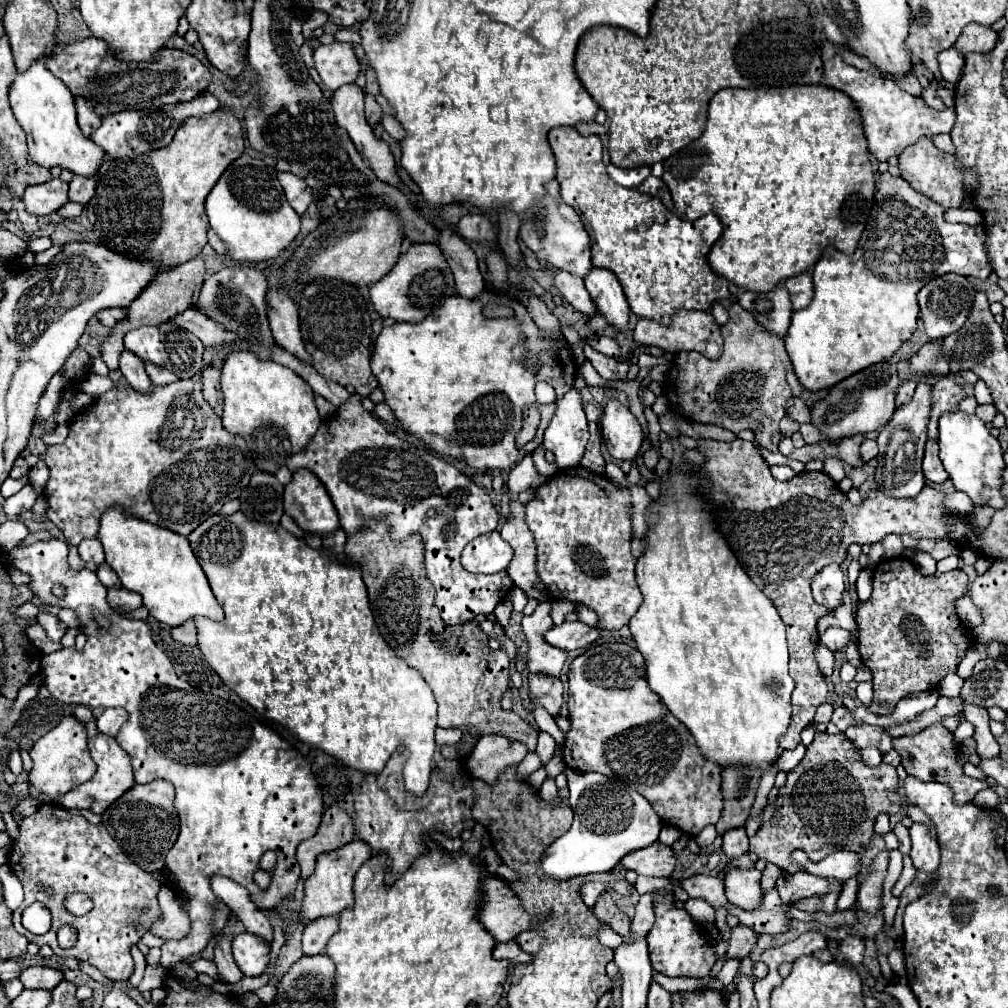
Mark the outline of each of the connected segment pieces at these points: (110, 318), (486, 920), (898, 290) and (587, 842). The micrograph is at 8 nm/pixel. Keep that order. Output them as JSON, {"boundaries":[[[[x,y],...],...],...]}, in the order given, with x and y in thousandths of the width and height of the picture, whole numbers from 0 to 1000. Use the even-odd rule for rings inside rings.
{"boundaries":[[[[104,306],[94,312],[94,315],[108,325],[112,325],[116,321],[116,317],[120,317],[122,313],[124,313],[124,306]]],[[[481,871],[479,885],[483,889],[479,893],[479,901],[475,903],[475,913],[495,935],[505,935],[515,925],[521,925],[521,921],[533,921],[543,911],[521,905],[511,885],[507,885],[505,877],[497,871]]],[[[882,171],[874,173],[872,187],[868,190],[864,220],[860,224],[862,228],[856,230],[850,242],[850,250],[844,254],[836,254],[836,250],[832,250],[826,244],[818,246],[814,258],[807,266],[809,294],[801,306],[787,310],[783,327],[777,333],[779,347],[797,385],[805,389],[824,385],[842,371],[848,371],[868,359],[884,355],[892,347],[892,343],[904,335],[904,331],[910,325],[910,290],[922,278],[939,270],[965,274],[971,278],[977,278],[983,272],[983,262],[977,246],[977,224],[943,222],[936,216],[936,212],[938,208],[932,202],[926,202],[924,196],[916,194],[914,190],[908,190],[904,183],[900,183],[896,177],[888,177]],[[908,238],[910,246],[900,246],[900,242],[906,242]],[[886,268],[890,276],[882,274],[886,272]]],[[[561,762],[559,768],[564,776],[564,800],[570,812],[563,827],[539,847],[537,861],[541,867],[551,873],[564,873],[588,865],[606,865],[620,847],[646,839],[654,831],[658,815],[634,786],[598,768],[576,768],[566,762]]]]}

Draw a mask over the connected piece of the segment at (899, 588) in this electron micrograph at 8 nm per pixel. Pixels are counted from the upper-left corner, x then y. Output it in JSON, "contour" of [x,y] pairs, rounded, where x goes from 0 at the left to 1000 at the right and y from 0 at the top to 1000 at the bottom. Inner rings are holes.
{"contour":[[[896,552],[874,556],[866,565],[866,587],[860,597],[850,599],[850,621],[852,621],[852,649],[856,659],[866,667],[866,694],[872,698],[890,698],[894,692],[918,687],[928,683],[936,671],[949,667],[949,655],[953,657],[957,647],[965,639],[965,631],[961,633],[957,621],[953,623],[953,615],[947,607],[947,595],[953,593],[959,585],[959,569],[955,565],[945,565],[938,569],[914,571],[908,560]],[[916,647],[922,647],[922,653],[914,653]]]}

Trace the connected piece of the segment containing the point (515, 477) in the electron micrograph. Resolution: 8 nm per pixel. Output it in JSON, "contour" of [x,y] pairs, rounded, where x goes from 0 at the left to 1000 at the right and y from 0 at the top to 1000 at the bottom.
{"contour":[[[527,452],[519,454],[507,468],[505,468],[505,474],[503,474],[503,482],[505,482],[505,488],[507,490],[515,490],[519,486],[529,486],[531,482],[537,481],[543,478],[543,474],[537,472],[531,462],[529,462],[529,456]]]}

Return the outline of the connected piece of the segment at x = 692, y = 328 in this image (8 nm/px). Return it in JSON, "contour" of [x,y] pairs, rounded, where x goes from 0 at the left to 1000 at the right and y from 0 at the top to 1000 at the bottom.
{"contour":[[[674,308],[674,310],[670,310],[666,323],[658,323],[658,321],[654,321],[650,317],[636,315],[632,319],[628,335],[630,335],[630,339],[636,339],[640,343],[654,343],[660,349],[689,347],[689,349],[695,349],[697,353],[701,353],[705,357],[713,355],[715,349],[717,349],[717,335],[715,335],[713,321],[709,319],[705,310],[695,310],[695,308]]]}

